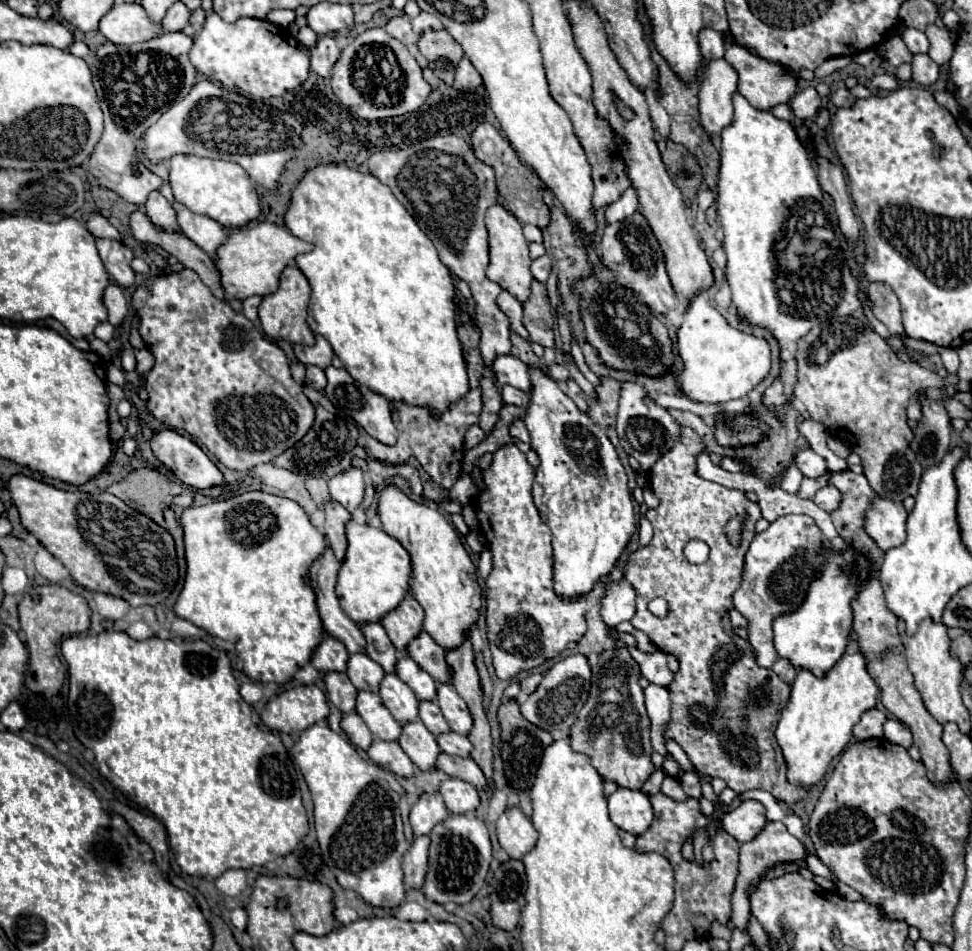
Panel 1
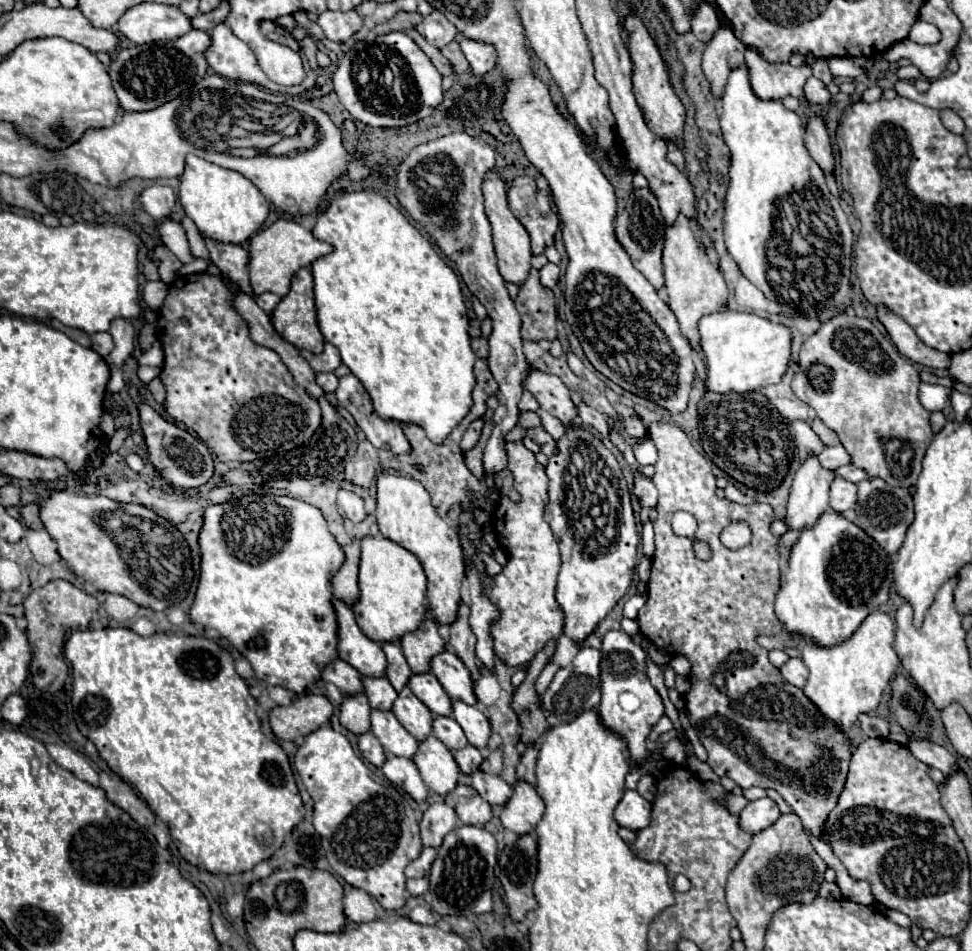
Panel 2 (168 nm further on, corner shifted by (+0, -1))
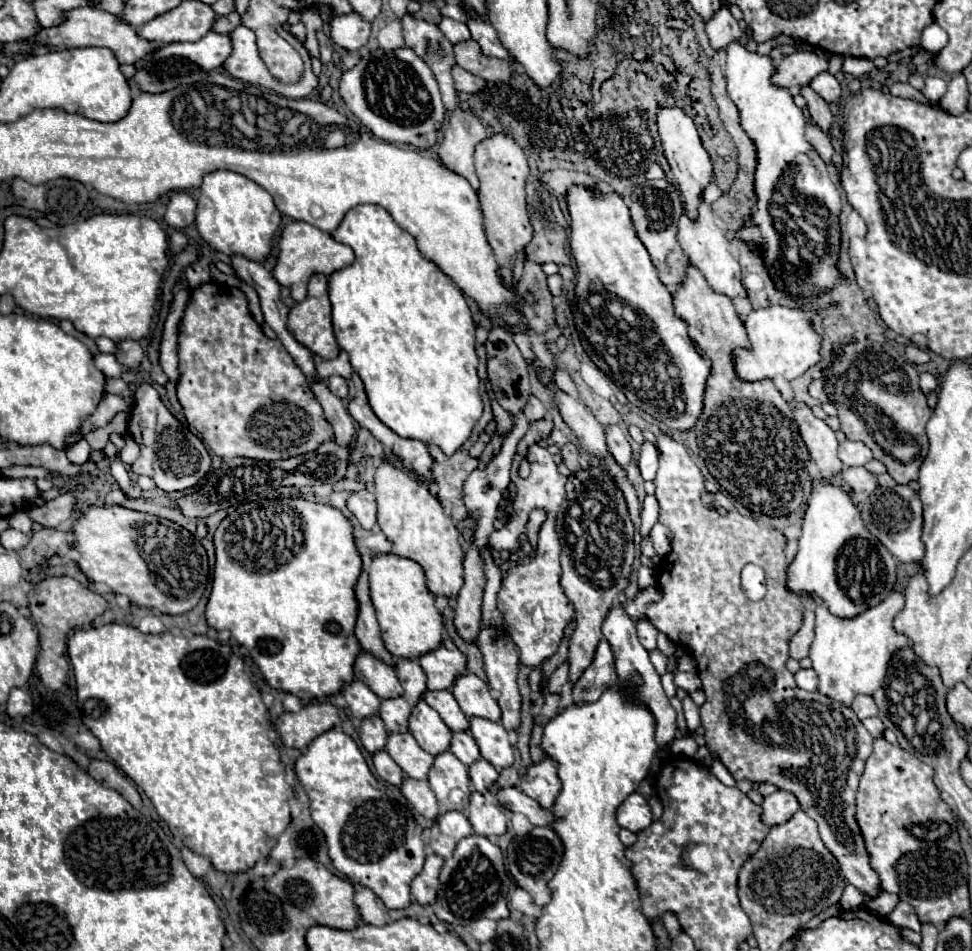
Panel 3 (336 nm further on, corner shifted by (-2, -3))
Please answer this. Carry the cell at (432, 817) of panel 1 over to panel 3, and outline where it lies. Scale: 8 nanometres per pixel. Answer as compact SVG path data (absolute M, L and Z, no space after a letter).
M445 812L445 814L437 816L437 820L431 828L433 838L429 838L429 846L433 848L435 854L447 858L455 850L455 844L463 836L469 836L471 832L473 832L473 828L463 812Z

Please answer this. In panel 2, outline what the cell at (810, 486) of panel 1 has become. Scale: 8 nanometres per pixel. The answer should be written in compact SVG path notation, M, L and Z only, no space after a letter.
M845 464L845 466L837 468L835 472L837 472L841 478L849 480L849 482L861 482L861 480L867 480L867 478L871 478L869 474L865 474L865 470L861 470L861 468L853 466L853 464Z

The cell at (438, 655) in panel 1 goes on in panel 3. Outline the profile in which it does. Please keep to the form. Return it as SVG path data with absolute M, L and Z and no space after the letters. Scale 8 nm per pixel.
M471 672L459 674L453 682L451 692L465 716L481 716L487 720L501 718L497 700L493 700L487 684L479 676L475 676Z

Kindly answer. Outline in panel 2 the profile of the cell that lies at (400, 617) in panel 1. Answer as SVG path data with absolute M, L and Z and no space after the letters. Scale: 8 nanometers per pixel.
M425 620L423 626L401 638L401 648L415 674L425 674L431 670L431 658L445 652L445 640L437 632L433 620Z

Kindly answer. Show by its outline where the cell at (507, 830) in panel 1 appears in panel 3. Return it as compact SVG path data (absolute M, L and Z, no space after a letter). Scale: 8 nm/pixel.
M545 758L539 764L531 764L525 776L519 780L519 790L529 798L537 800L543 810L549 810L559 794L559 778L555 762Z

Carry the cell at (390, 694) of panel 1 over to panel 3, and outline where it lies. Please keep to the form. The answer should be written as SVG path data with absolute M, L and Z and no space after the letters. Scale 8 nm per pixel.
M419 700L413 706L409 716L409 732L413 734L417 744L433 756L449 750L451 730L443 724L441 716L425 700Z

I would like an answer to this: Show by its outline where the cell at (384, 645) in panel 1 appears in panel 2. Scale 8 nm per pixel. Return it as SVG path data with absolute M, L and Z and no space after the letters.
M385 642L385 644L381 644L381 648L383 648L383 652L387 656L387 662L389 662L387 680L393 684L393 688L397 692L401 692L403 686L407 686L413 672L411 672L411 668L409 668L409 664L407 664L407 660L403 656L403 650L401 650L401 646L397 642L395 644Z

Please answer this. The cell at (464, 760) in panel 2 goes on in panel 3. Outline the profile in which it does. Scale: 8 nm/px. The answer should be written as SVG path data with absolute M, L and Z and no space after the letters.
M479 758L477 762L473 762L469 766L469 778L471 778L473 786L477 788L477 792L489 790L495 784L497 776L499 776L499 772L487 760L483 760L483 758Z

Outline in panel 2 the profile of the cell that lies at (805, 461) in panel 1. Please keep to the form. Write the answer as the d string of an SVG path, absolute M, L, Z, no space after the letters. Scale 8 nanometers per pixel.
M839 444L835 448L825 448L821 454L819 454L819 462L823 468L829 468L829 470L835 470L839 466L845 466L851 462L849 458L849 452Z

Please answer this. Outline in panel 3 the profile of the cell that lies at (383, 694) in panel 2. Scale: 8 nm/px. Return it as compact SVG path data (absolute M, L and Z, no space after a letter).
M403 696L381 700L379 716L385 722L387 732L405 732L409 714L411 714L411 706L403 700Z

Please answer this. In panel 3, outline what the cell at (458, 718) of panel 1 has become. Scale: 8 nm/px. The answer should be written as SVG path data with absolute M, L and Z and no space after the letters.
M473 716L469 718L469 732L479 746L481 756L499 768L499 772L513 764L513 744L499 722Z

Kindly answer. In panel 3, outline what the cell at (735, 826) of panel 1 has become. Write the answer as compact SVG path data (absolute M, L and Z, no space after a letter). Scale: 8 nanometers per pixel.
M777 790L763 800L761 808L763 808L763 812L761 812L763 824L775 826L775 824L787 822L799 810L799 804L797 804L795 796L791 796L791 792Z

